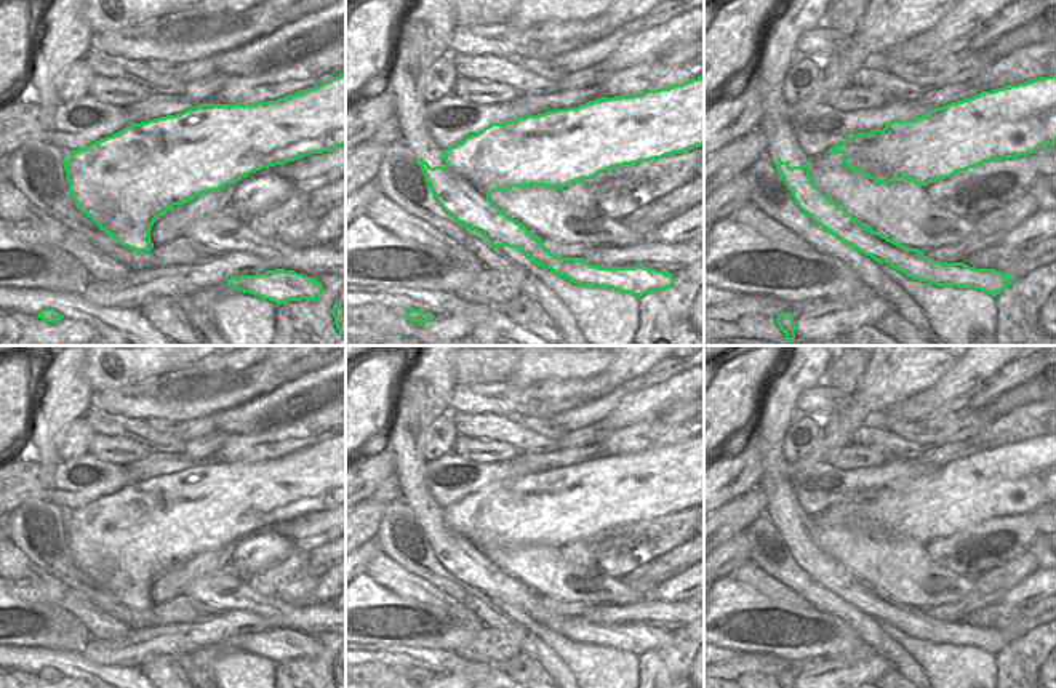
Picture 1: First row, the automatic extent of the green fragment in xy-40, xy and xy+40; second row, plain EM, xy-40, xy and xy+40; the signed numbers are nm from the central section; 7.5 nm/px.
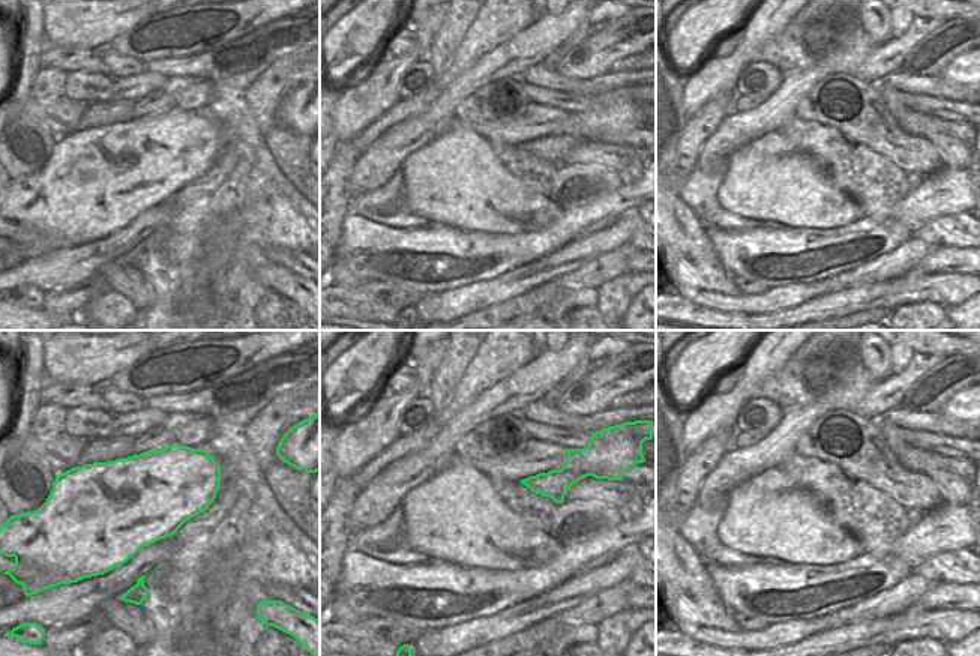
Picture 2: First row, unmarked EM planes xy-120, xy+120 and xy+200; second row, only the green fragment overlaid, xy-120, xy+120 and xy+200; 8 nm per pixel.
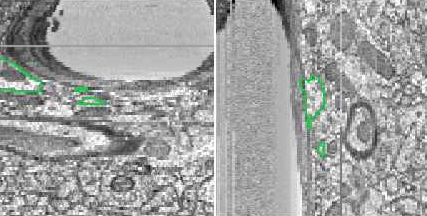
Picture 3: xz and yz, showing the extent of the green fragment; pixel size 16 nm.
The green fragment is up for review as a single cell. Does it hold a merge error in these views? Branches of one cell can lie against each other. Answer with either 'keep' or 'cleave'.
cleave

